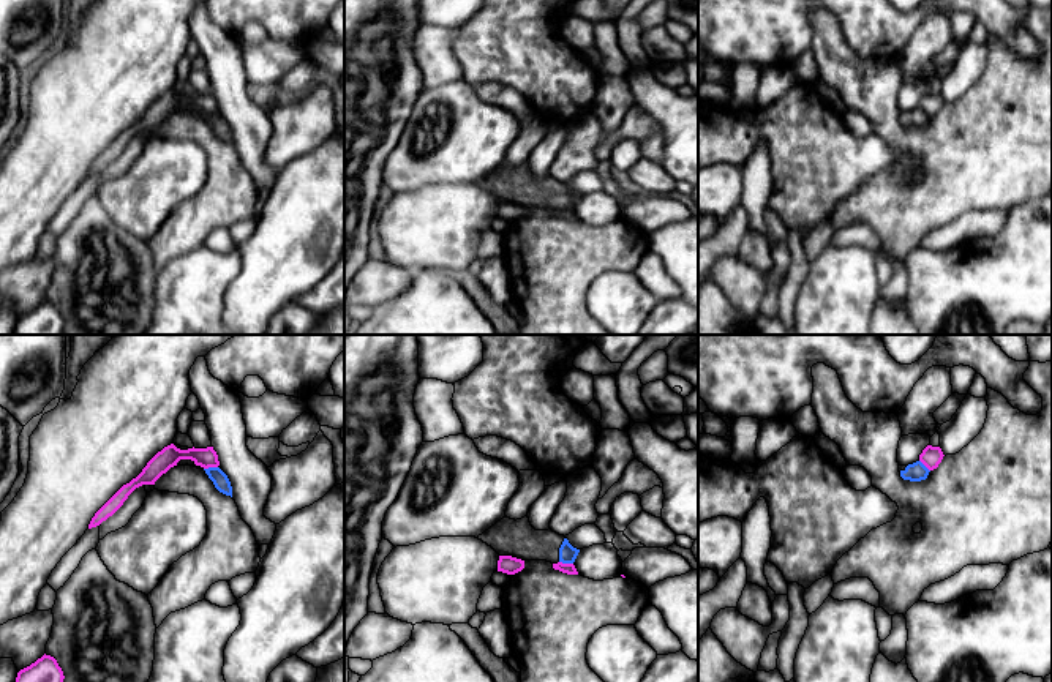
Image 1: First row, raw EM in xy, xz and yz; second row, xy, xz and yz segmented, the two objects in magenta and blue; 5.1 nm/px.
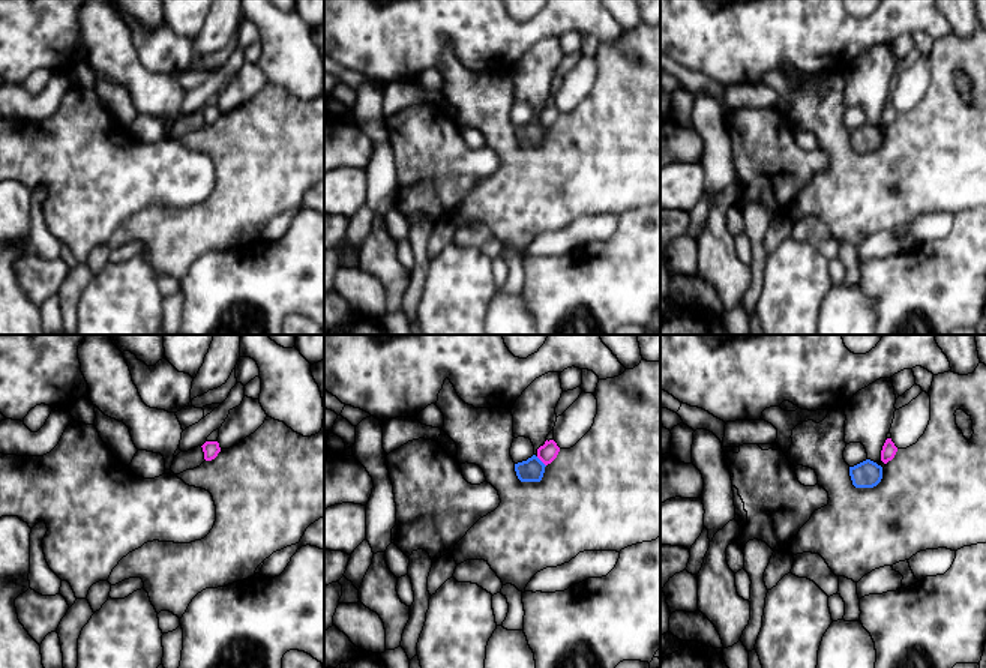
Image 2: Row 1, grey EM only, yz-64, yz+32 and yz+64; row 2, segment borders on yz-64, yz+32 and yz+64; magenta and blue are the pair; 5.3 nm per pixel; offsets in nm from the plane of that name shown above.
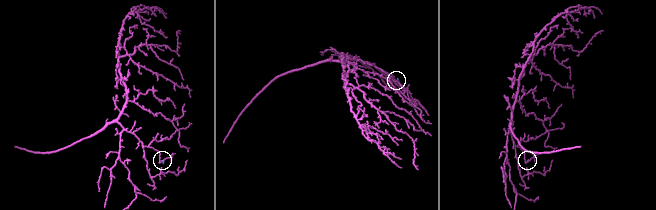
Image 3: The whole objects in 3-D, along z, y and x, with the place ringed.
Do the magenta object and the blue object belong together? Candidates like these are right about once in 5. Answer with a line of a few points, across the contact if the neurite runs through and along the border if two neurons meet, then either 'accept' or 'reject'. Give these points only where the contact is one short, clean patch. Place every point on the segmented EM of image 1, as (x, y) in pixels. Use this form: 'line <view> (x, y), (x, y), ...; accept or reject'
line xy (217, 466), (204, 469); reject

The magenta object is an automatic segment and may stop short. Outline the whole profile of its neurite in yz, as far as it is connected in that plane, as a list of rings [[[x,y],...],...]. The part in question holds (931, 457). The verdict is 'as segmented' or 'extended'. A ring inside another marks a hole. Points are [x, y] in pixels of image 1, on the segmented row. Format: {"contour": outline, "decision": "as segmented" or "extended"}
{"contour": [[[927,445],[922,453],[919,455],[919,461],[929,469],[934,470],[943,459],[943,452],[940,447]]], "decision": "as segmented"}

